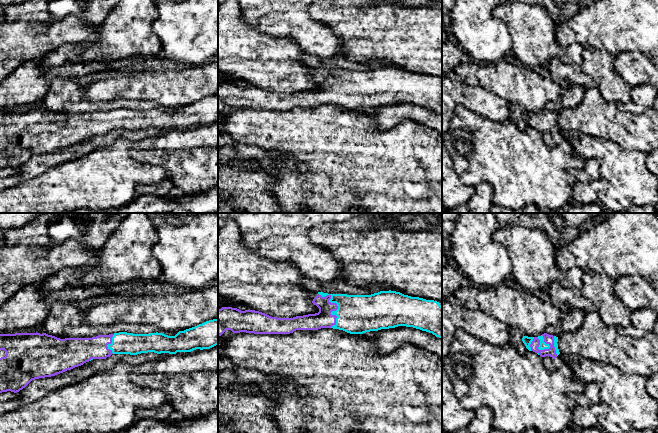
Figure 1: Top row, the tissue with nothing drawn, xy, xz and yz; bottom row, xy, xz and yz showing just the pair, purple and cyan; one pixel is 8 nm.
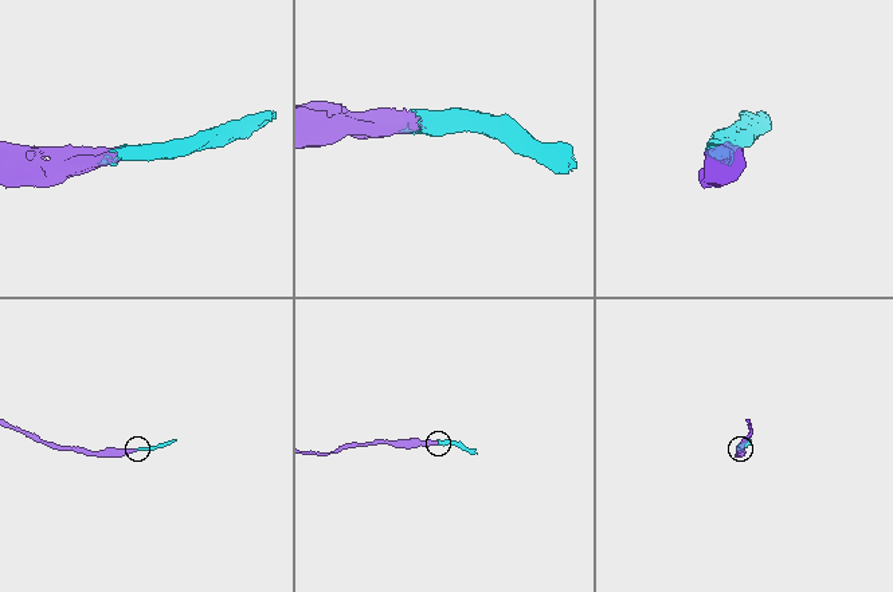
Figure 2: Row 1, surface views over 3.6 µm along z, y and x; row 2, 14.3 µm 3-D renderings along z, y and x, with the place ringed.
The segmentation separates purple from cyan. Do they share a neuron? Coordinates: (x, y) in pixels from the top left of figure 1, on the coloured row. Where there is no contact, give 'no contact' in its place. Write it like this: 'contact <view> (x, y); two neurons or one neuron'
contact xz (337, 307); one neuron

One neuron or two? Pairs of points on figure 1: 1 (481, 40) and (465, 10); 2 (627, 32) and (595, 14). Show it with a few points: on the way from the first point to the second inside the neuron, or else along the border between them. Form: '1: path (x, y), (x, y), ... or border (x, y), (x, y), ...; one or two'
1: path (478, 33), (477, 24), (471, 17); one
2: path (619, 24), (605, 24), (603, 22); one

